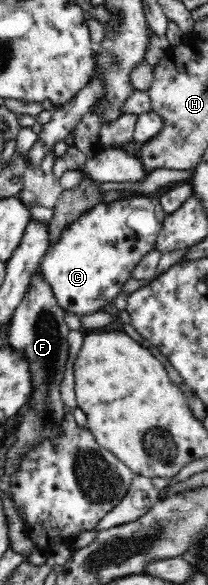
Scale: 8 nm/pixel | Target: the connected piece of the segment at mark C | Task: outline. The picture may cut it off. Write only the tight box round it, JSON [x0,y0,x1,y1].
[39,194,166,317]

